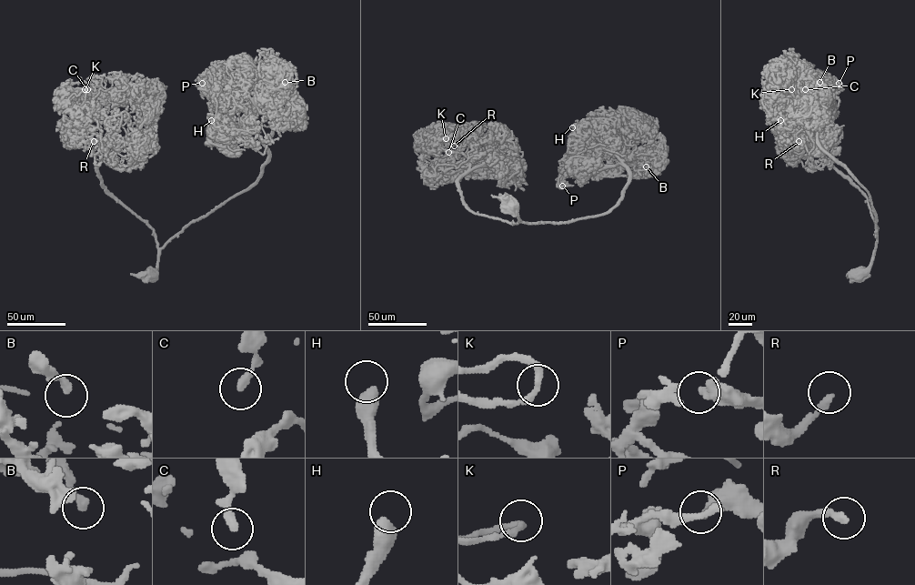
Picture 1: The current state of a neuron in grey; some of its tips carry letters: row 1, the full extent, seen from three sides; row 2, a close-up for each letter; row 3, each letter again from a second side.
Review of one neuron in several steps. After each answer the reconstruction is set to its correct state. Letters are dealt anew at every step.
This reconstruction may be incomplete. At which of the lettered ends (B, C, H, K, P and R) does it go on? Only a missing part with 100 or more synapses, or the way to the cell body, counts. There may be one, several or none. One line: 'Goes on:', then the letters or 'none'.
Goes on: none

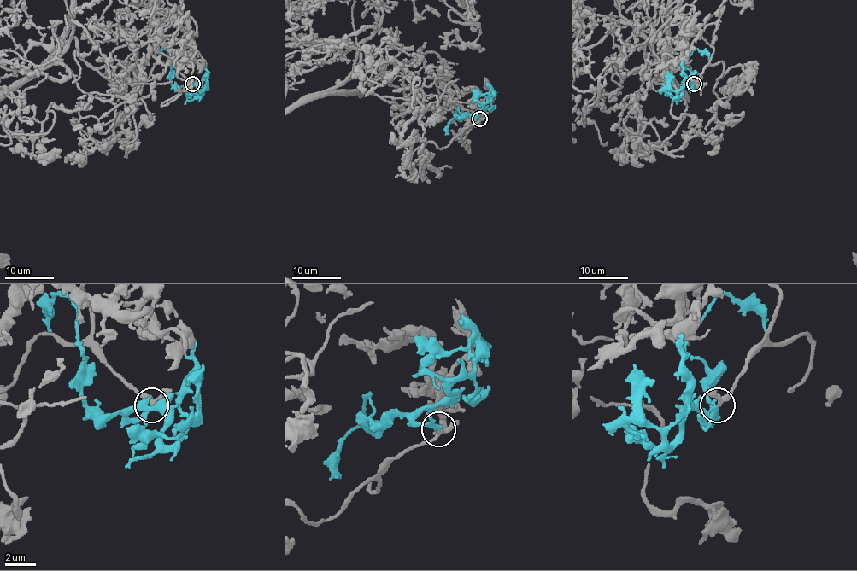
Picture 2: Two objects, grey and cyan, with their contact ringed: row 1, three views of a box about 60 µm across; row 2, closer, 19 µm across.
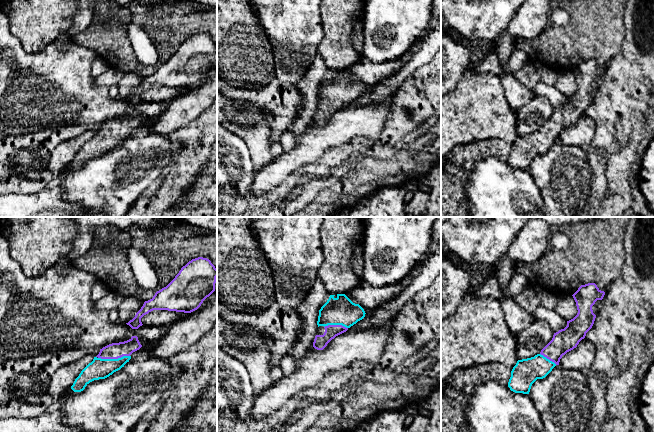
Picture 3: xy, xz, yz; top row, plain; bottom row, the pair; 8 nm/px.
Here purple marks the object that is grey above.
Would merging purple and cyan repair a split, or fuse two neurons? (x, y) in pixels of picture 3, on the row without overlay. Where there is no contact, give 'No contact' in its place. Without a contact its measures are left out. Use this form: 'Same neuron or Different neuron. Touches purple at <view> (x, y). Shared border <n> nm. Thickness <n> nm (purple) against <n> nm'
Same neuron. Touches purple at xy (113, 134). Shared border 260 nm. Thickness 130 nm (purple) against 160 nm

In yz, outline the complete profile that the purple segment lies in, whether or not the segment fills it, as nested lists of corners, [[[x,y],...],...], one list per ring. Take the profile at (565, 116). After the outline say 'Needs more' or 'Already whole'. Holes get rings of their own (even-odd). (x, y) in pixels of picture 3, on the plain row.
[[[595,59],[581,61],[572,71],[577,82],[577,91],[567,97],[564,105],[554,109],[552,116],[534,133],[518,136],[511,147],[508,163],[515,169],[529,170],[537,155],[545,154],[559,141],[567,128],[577,123],[592,104],[596,91],[592,82],[605,71]]]. Needs more

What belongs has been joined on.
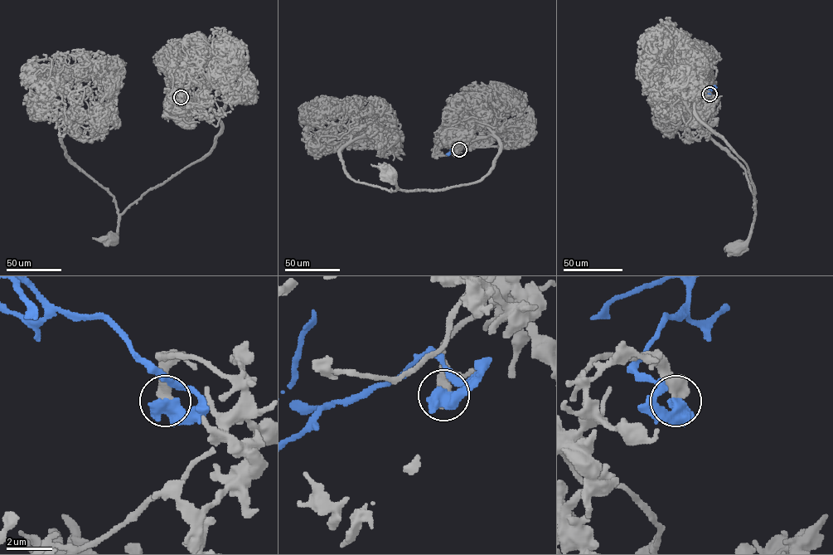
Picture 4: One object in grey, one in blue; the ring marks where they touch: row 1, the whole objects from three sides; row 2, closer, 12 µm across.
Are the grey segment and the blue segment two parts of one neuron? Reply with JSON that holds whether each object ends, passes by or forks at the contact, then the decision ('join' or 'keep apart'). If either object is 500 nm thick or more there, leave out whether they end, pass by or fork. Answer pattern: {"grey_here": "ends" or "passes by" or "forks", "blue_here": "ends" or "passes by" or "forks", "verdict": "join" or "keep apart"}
{"verdict": "join"}

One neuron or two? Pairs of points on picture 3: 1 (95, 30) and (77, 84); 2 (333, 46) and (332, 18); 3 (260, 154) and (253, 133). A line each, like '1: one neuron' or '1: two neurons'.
1: two neurons
2: one neuron
3: one neuron

